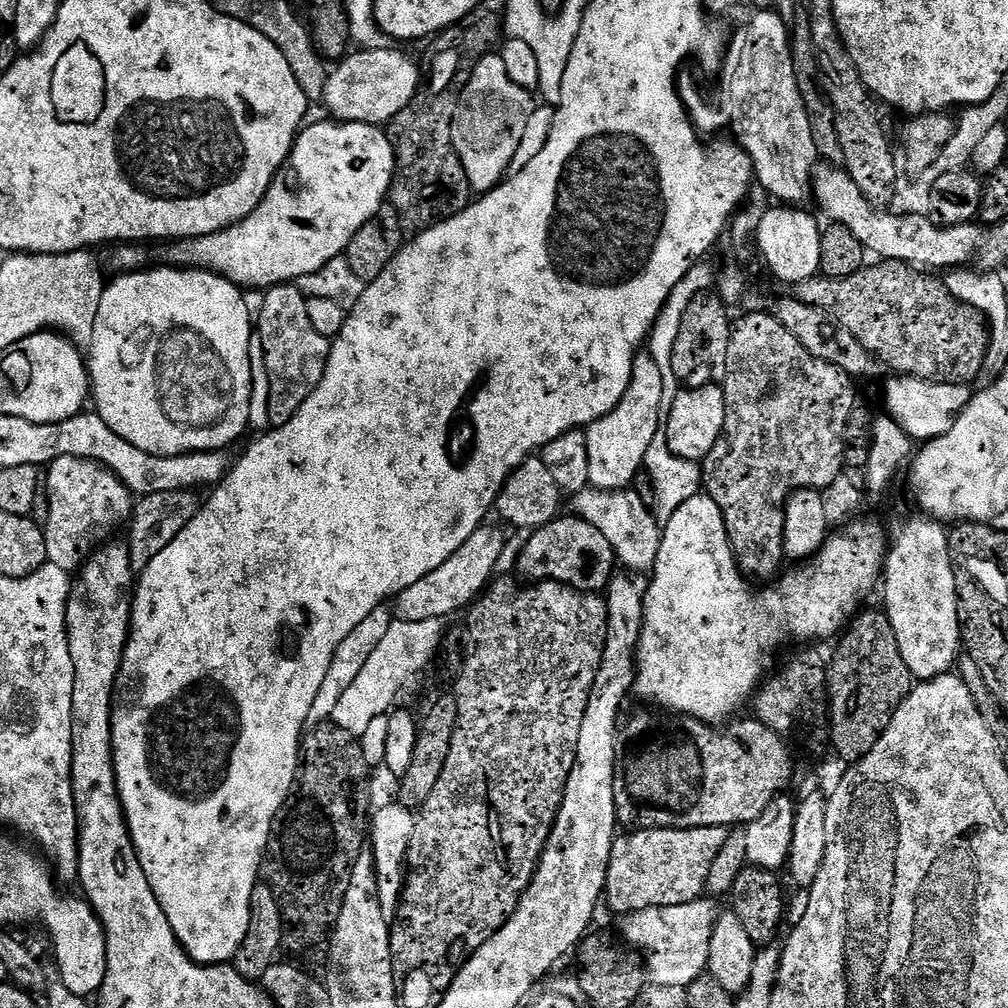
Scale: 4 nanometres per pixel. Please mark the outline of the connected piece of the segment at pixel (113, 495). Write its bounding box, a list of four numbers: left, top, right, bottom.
[43,457,134,573]

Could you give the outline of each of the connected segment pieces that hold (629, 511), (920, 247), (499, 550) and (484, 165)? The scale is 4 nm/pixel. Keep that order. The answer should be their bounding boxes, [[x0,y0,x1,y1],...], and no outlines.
[[571,486,661,573],[812,162,988,270],[394,526,504,622],[452,55,534,193]]

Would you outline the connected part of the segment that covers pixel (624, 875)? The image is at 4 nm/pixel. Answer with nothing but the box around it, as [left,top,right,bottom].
[604,827,730,914]

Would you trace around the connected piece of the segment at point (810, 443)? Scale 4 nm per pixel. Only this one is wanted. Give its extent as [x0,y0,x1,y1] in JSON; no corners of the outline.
[702,312,856,581]

